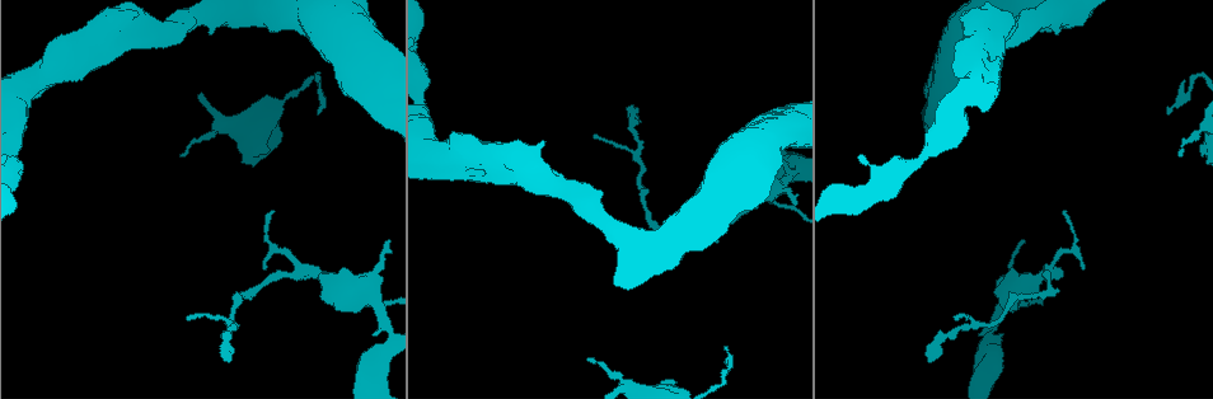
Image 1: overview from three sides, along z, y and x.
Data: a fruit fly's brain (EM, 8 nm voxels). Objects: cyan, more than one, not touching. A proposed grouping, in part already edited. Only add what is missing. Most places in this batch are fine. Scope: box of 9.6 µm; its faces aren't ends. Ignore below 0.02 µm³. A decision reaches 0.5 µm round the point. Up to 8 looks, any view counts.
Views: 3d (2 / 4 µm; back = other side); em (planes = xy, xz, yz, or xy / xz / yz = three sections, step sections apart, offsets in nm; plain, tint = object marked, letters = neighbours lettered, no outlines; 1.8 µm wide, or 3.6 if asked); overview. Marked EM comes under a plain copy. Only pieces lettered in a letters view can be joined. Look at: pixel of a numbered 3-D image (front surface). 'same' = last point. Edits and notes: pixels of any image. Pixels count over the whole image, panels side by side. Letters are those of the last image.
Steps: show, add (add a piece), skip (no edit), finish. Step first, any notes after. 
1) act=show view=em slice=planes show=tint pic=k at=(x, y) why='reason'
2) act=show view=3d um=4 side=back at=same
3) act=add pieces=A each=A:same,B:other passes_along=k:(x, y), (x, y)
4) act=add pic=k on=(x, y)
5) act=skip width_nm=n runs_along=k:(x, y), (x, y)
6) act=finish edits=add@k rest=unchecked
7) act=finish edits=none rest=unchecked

act=show view=em slice=xz step=4 show=letters pic=1 at=(1168, 113) why='free end'

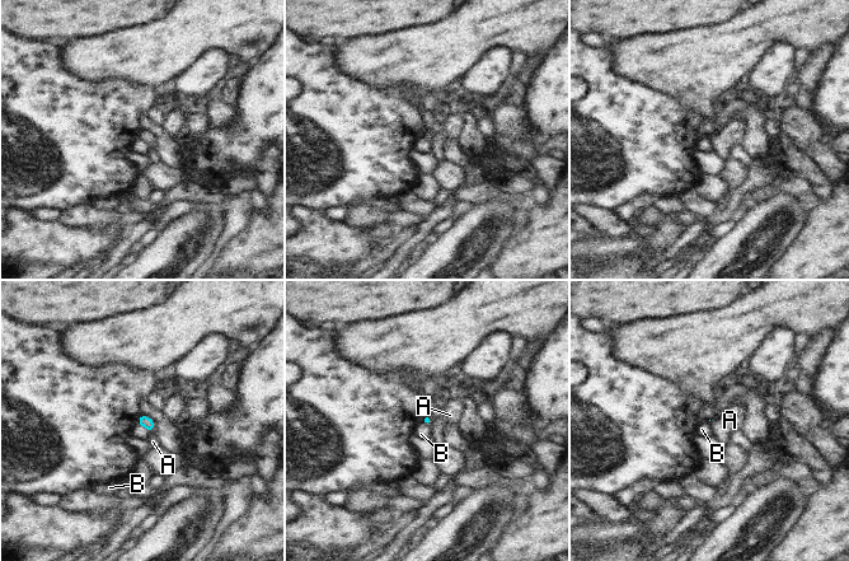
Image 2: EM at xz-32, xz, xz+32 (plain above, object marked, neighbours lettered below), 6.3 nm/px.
act=skip each=A:other,B:other border=2:(154, 429), (149, 431) found='none of them fits'

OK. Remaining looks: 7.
act=show view=3d um=4 pic=1 at=(718, 241) why='three arms meet'

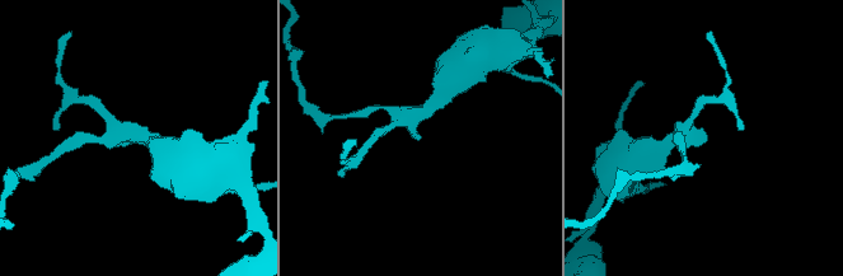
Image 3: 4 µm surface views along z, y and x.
act=show view=em um=3.6 slice=xy step=8 show=tint pic=3 at=(420, 139) arms=3 why='now the EM'

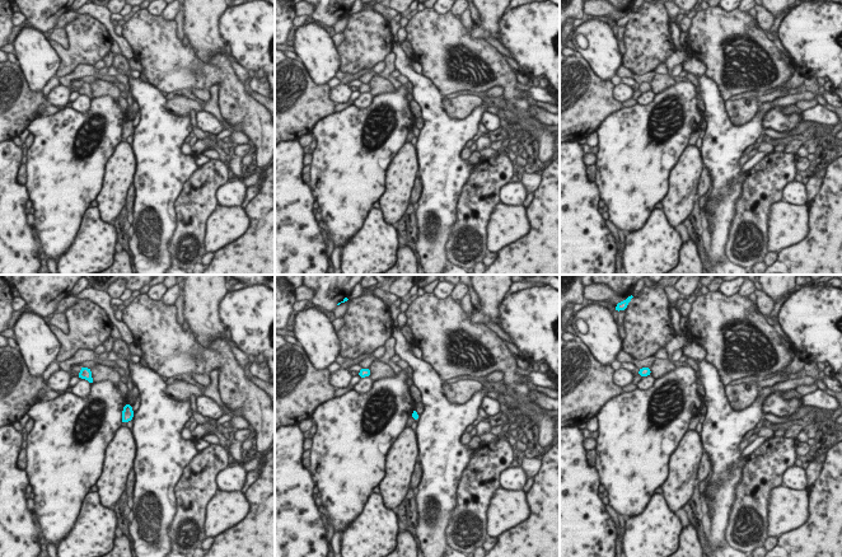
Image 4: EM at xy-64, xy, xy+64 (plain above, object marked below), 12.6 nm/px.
act=show view=em um=3.6 slice=planes show=letters at=same

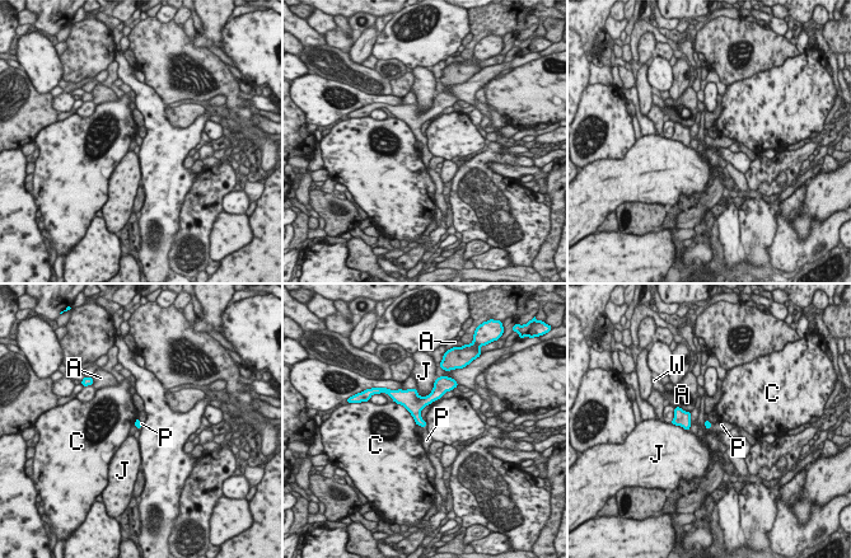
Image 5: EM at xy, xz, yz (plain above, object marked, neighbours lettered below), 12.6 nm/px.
act=add pieces=P each=A:other,C:other,J:other,P:same,W:other found='the neuron continues'

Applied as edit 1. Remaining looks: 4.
act=show view=overview why='redraw'

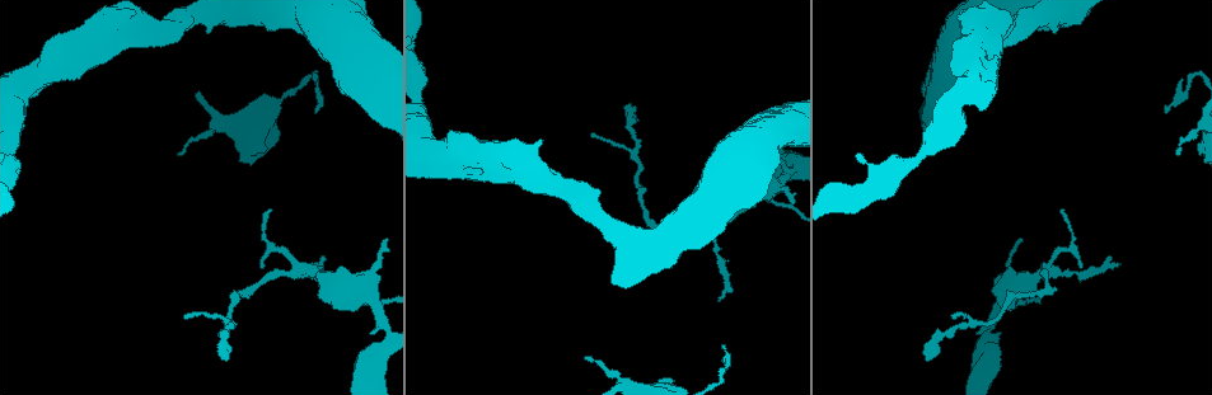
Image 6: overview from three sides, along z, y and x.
act=show view=em slice=planes show=tint pic=6 at=(928, 360) why='branch stops here'

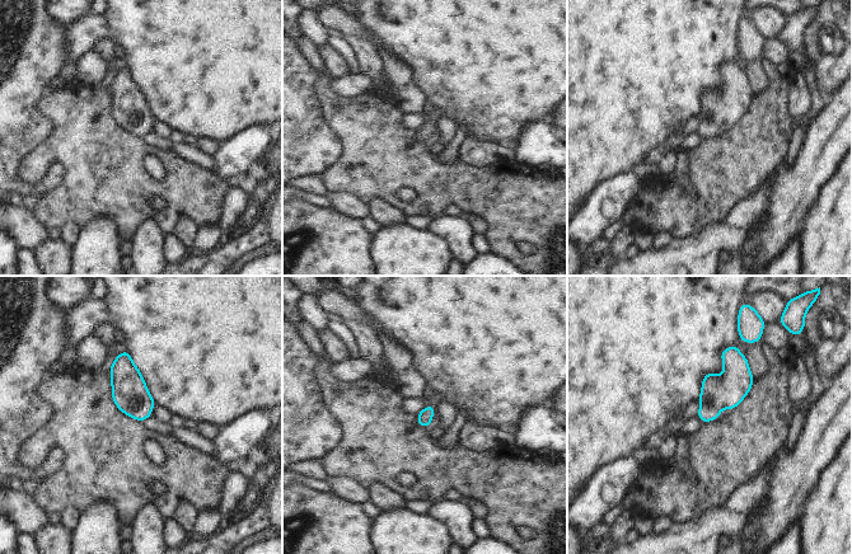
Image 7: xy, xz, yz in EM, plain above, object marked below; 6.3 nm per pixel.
act=show view=em slice=planes show=letters at=same

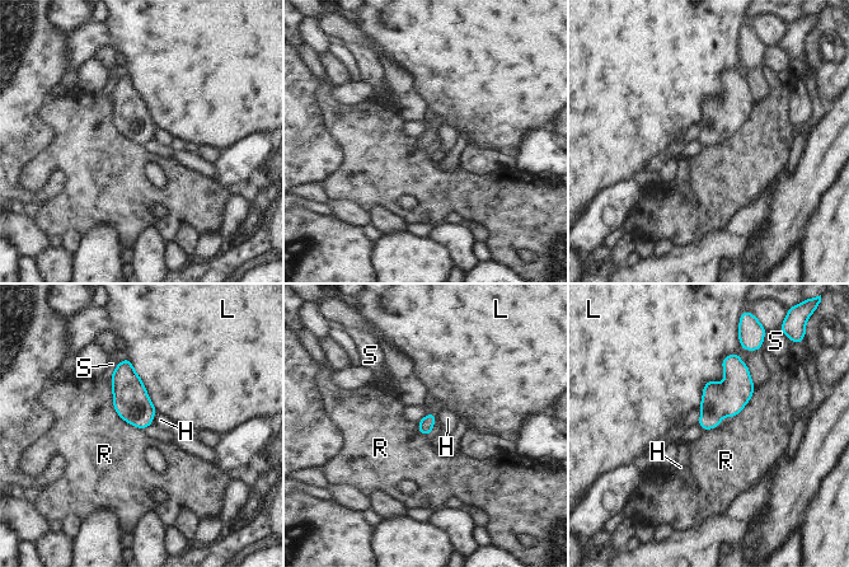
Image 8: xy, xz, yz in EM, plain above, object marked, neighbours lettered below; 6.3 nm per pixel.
act=skip each=H:other,L:other,R:other,S:other border=8:(109, 379), (115, 411), (144, 430) found='none of them fits'

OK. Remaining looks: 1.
act=finish edits=add@5 rest=unchecked

